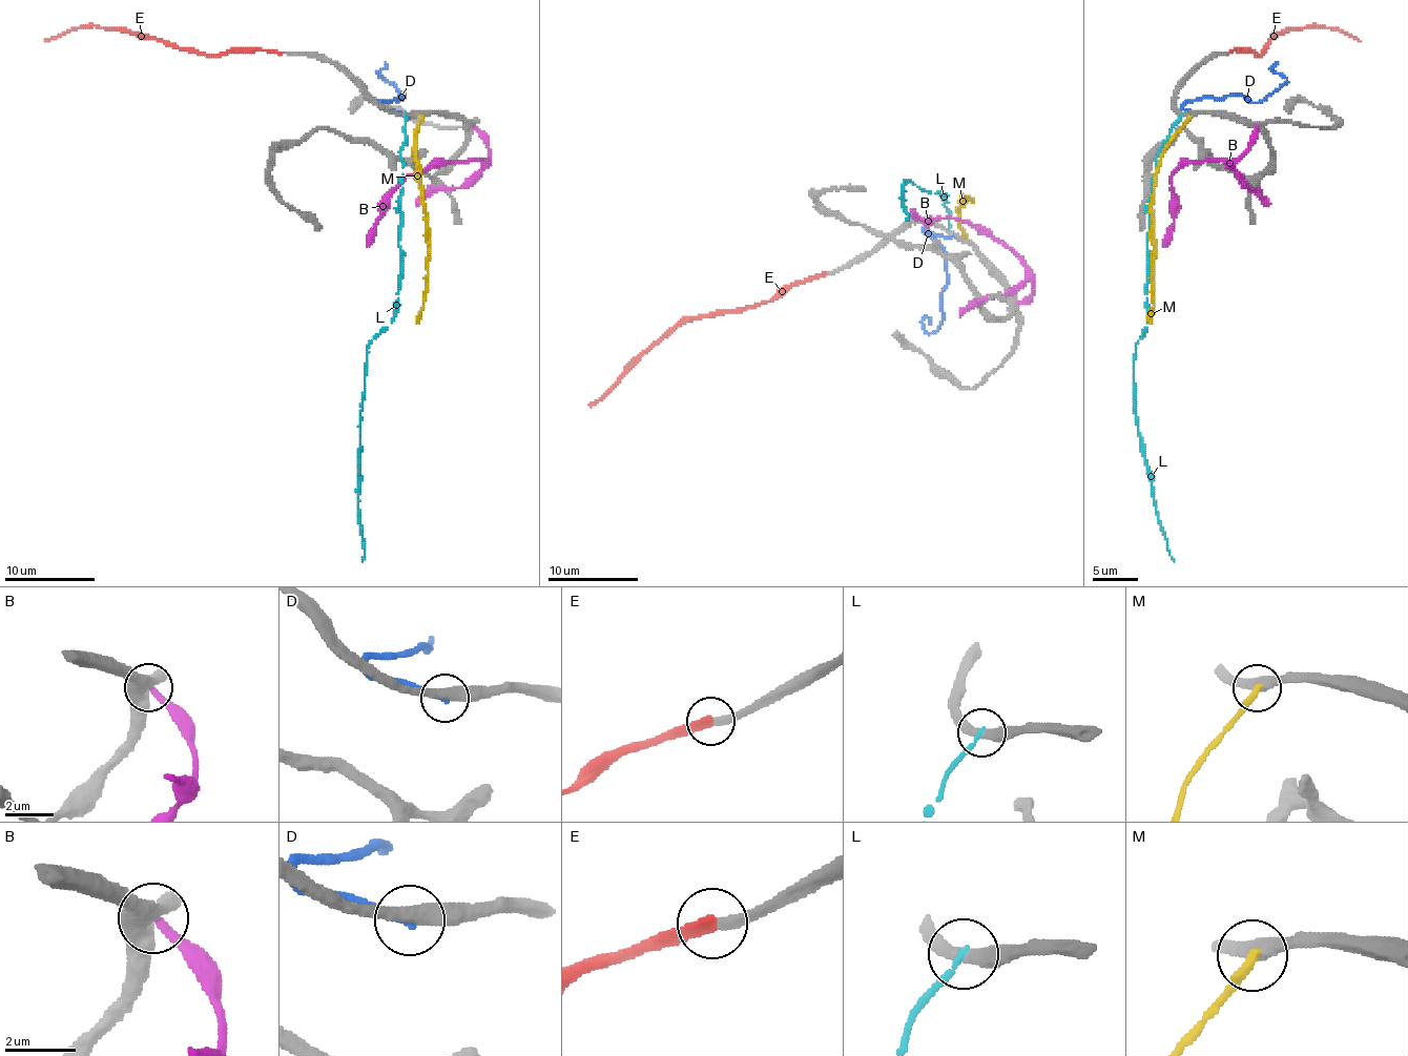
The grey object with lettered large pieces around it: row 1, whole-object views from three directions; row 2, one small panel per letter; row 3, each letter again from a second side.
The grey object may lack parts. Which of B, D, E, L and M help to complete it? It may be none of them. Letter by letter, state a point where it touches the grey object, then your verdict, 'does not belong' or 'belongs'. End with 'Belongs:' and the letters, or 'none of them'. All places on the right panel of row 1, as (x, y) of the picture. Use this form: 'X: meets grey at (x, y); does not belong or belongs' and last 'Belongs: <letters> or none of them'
B: meets grey at (1256, 125); does not belong
D: meets grey at (1188, 116); does not belong
E: meets grey at (1227, 53); belongs
L: meets grey at (1183, 114); does not belong
M: meets grey at (1188, 116); does not belong
Belongs: E

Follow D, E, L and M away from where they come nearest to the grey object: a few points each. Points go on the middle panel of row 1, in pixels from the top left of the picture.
D: (953, 235), (939, 235), (924, 229), (947, 256), (941, 324), (931, 333), (922, 322), (926, 317), (928, 324)
E: (825, 274), (784, 286), (768, 302), (687, 319), (669, 328), (588, 405)
L: (949, 229), (941, 193), (931, 193), (910, 180), (902, 198), (908, 213), (906, 220)
M: (965, 235), (959, 211), (969, 198), (971, 200), (959, 195)

